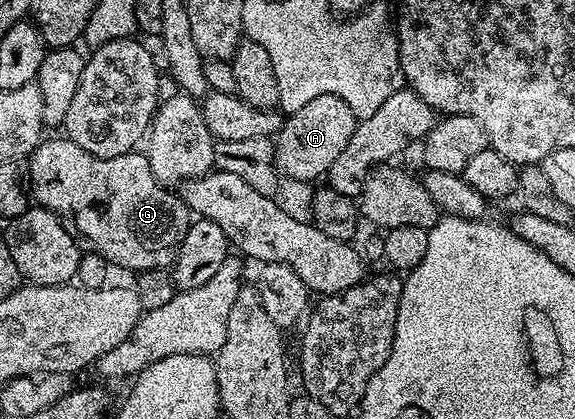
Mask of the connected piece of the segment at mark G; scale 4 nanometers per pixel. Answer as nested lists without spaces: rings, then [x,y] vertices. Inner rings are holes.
[[[66,136],[49,138],[40,141],[31,151],[31,163],[26,163],[25,166],[30,197],[38,205],[52,210],[64,223],[70,224],[74,233],[84,243],[87,241],[91,245],[88,247],[94,253],[105,256],[105,260],[113,264],[121,264],[121,268],[129,268],[136,272],[170,267],[175,261],[176,252],[179,251],[179,239],[185,236],[187,227],[193,221],[193,215],[188,210],[186,202],[176,195],[175,199],[171,195],[174,193],[168,187],[160,186],[149,168],[146,153],[132,152],[112,158],[98,158],[85,152],[85,148],[77,148],[77,144],[73,144],[73,140]]]

